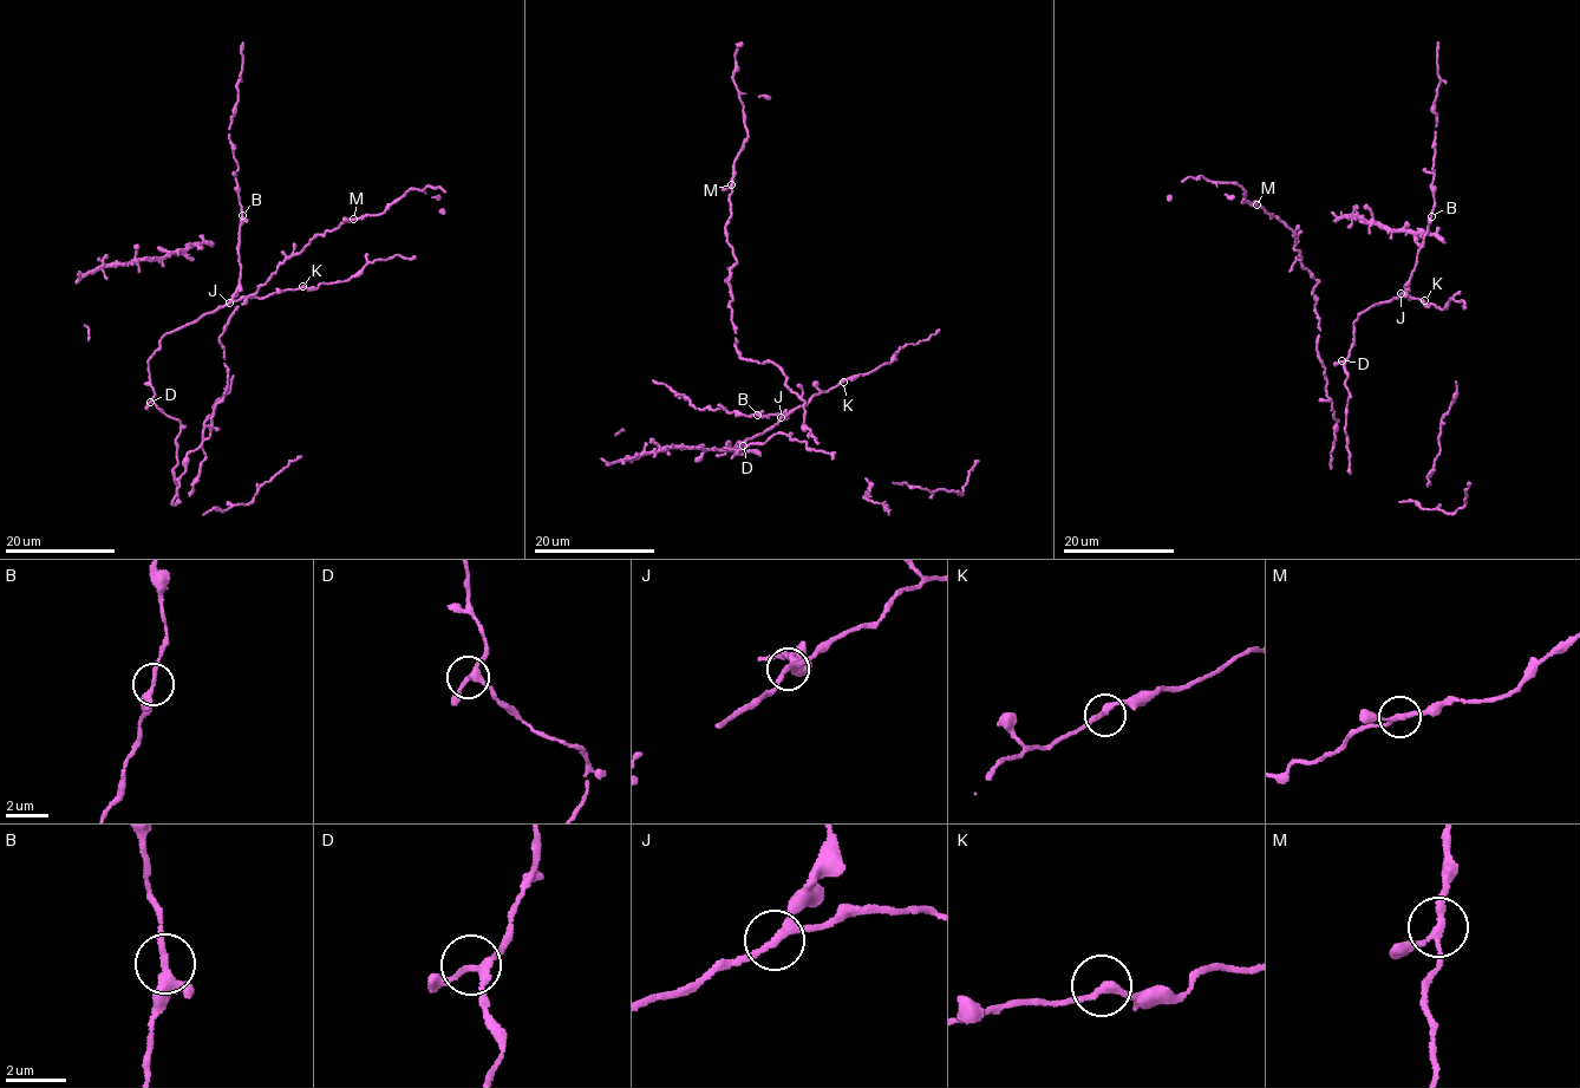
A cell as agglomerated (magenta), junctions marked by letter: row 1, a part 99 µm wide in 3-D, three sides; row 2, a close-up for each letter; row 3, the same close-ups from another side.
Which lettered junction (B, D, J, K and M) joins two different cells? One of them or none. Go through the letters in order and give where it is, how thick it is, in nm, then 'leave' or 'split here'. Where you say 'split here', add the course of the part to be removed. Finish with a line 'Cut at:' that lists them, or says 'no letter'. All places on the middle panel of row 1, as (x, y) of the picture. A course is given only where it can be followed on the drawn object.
B: (757, 415) | 220 nm | leave
D: (743, 445) | 190 nm | leave
J: (781, 417) | 200 nm | leave
K: (843, 382) | 240 nm | leave
M: (731, 184) | 200 nm | leave
Cut at: no letter

